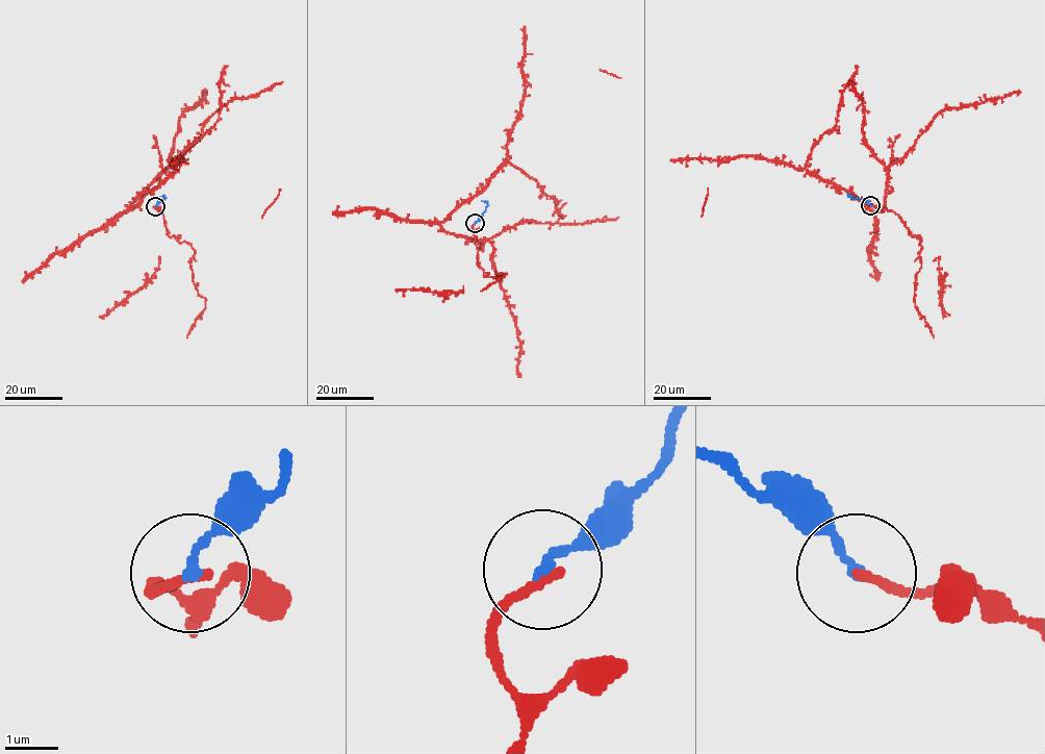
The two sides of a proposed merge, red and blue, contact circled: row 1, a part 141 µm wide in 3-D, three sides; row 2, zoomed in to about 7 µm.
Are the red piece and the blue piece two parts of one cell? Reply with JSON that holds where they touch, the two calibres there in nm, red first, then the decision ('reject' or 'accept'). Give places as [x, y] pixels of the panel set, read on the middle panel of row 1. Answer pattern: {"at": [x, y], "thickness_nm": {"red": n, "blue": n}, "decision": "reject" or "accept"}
{"at": [475, 223], "thickness_nm": {"red": 170, "blue": 190}, "decision": "accept"}

